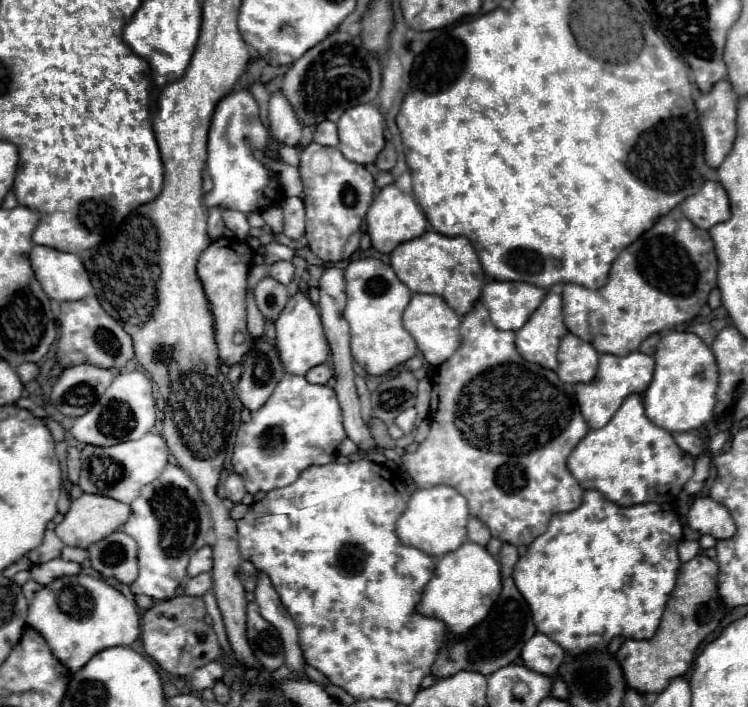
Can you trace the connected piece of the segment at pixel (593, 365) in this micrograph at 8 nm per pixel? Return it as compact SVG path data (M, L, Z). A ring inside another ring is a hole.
M567 333L559 345L559 369L557 375L565 383L589 383L597 373L599 353L591 343Z

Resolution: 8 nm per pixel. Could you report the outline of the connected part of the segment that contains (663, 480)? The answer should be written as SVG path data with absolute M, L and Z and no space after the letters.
M629 395L613 419L601 427L591 429L571 451L567 459L569 471L583 489L599 489L607 499L619 505L635 503L671 503L681 487L693 475L695 457L685 453L673 435L645 417L641 395Z

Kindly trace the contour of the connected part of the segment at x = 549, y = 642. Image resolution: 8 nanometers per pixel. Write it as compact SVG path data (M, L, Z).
M535 633L523 645L521 657L529 669L539 671L543 675L555 675L559 669L559 663L563 663L565 659L565 651L547 635Z

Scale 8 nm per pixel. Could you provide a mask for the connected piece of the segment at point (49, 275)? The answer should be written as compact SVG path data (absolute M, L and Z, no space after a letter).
M33 245L29 259L37 281L51 299L59 303L75 301L83 299L83 295L89 295L93 291L79 255Z

